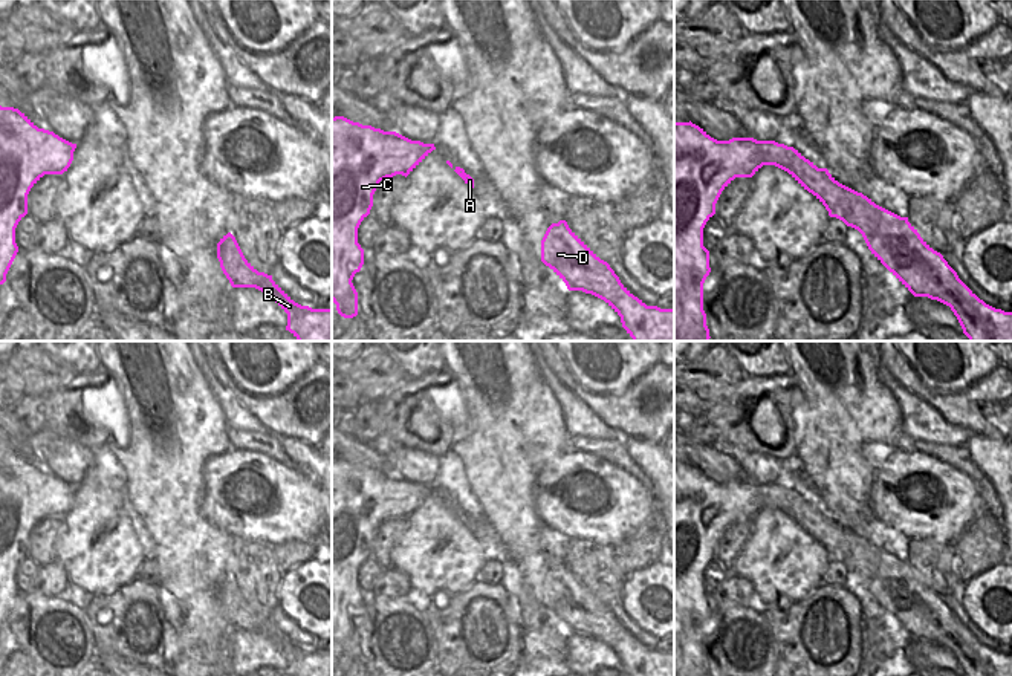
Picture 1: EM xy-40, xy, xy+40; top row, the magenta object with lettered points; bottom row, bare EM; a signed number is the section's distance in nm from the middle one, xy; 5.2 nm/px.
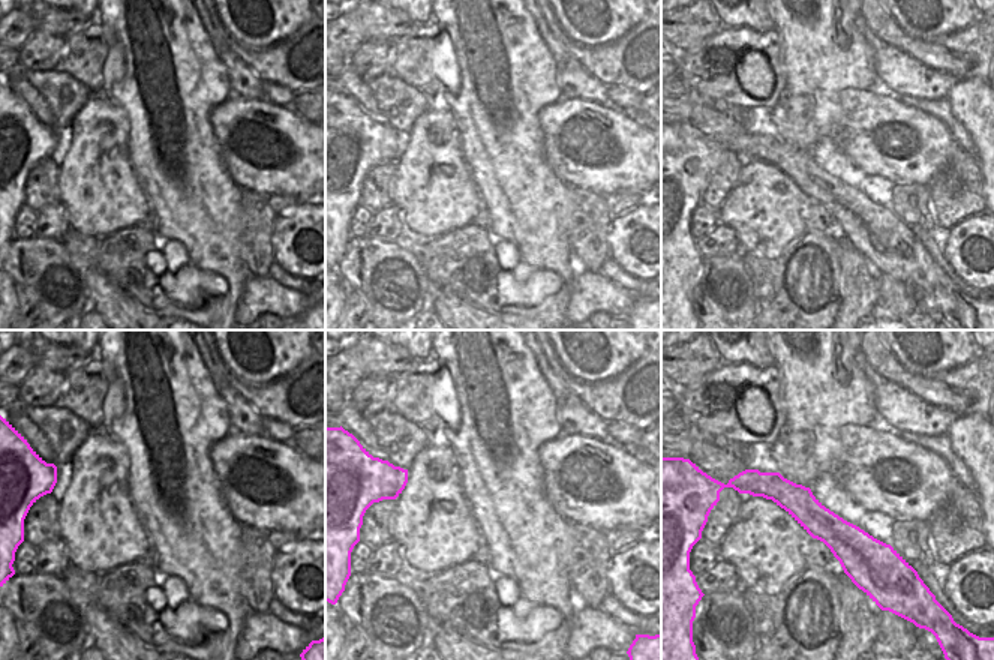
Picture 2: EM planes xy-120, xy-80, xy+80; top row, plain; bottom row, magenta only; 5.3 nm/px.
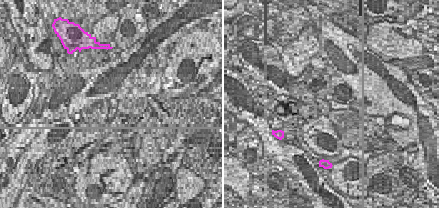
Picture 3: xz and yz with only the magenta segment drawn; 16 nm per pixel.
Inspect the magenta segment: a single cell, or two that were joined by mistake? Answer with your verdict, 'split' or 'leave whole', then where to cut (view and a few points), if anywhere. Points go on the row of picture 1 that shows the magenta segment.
leave whole; no cut

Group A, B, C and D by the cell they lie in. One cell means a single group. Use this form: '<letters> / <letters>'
A B C D

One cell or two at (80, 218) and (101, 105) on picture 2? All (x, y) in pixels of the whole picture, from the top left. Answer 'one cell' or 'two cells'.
one cell

